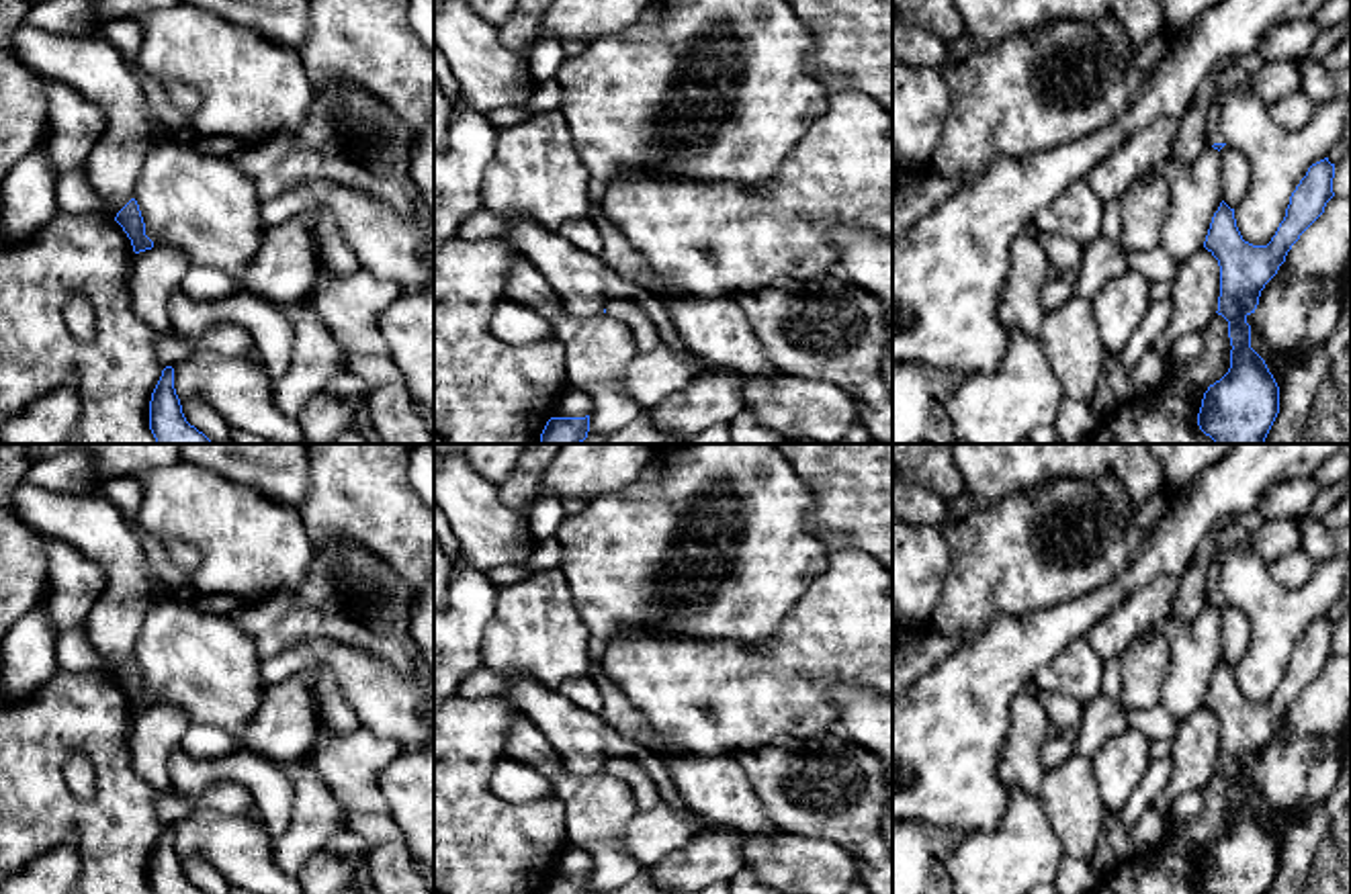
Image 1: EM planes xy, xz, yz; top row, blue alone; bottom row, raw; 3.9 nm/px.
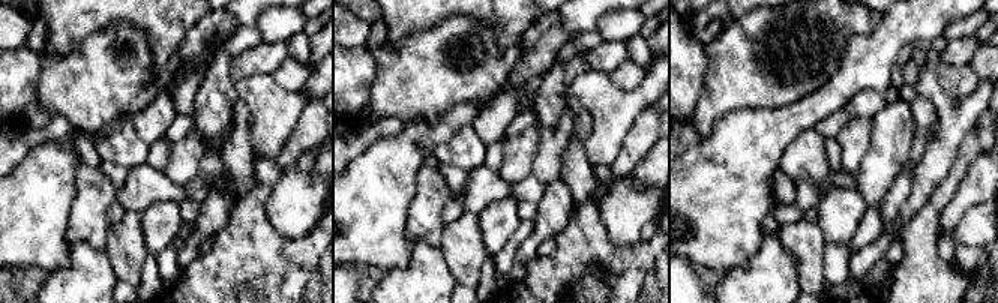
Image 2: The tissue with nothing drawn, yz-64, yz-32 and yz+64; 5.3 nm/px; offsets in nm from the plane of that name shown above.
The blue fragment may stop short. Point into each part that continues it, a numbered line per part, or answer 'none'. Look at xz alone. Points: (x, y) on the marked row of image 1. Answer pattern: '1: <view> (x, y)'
none

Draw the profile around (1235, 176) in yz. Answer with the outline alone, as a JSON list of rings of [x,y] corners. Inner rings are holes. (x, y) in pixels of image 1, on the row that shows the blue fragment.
[[[1224,145],[1220,149],[1220,160],[1222,160],[1220,174],[1222,200],[1230,209],[1236,209],[1249,190],[1251,164],[1247,155],[1232,145]]]

